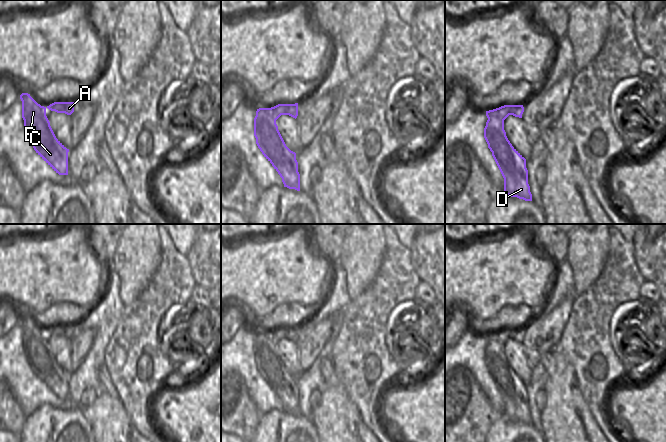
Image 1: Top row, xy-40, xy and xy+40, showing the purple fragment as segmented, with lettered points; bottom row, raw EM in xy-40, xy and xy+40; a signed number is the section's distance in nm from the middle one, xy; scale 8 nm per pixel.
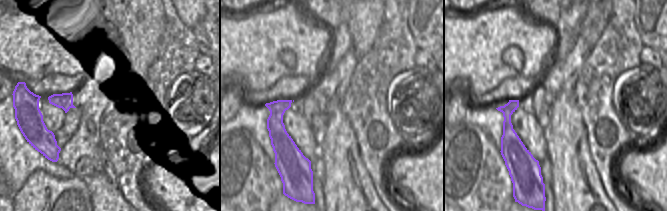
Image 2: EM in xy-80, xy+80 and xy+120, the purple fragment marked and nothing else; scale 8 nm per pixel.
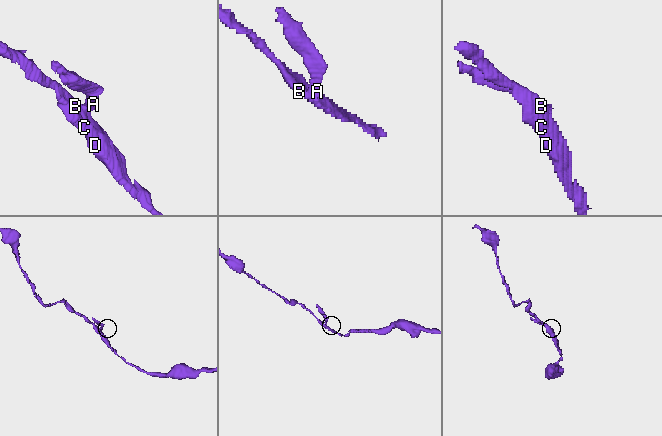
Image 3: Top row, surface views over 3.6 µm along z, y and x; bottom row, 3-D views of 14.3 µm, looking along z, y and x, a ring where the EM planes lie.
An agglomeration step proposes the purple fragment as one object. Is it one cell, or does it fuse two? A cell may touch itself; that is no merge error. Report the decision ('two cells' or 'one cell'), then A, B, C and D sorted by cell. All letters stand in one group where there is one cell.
one cell; A B C D

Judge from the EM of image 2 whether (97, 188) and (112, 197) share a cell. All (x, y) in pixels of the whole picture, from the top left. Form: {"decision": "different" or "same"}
{"decision": "same"}

